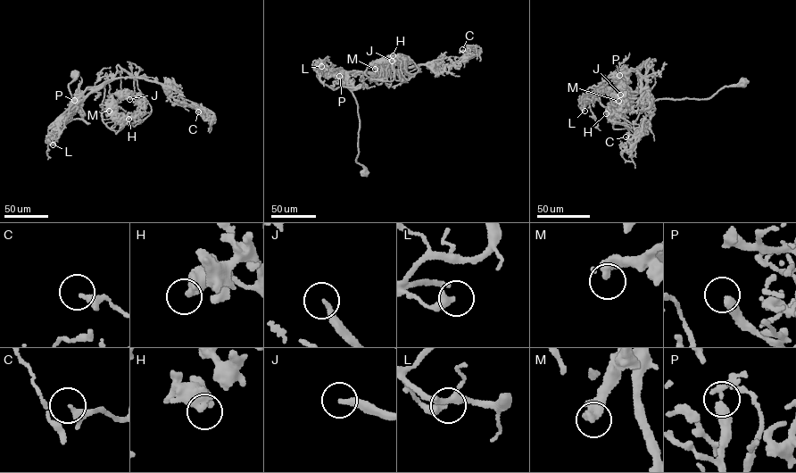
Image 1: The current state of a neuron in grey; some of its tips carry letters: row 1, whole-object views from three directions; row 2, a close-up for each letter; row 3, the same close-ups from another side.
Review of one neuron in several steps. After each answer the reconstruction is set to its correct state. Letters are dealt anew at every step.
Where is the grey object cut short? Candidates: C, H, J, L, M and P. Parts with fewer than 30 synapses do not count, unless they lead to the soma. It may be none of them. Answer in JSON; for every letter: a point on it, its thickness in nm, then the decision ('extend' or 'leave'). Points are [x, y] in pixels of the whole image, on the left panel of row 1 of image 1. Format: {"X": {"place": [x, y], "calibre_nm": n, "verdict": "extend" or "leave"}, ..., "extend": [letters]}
{"C": {"place": [198, 112], "calibre_nm": 240, "verdict": "leave"}, "H": {"place": [128, 119], "calibre_nm": 550, "verdict": "leave"}, "J": {"place": [129, 99], "calibre_nm": 240, "verdict": "extend"}, "L": {"place": [53, 145], "calibre_nm": 360, "verdict": "leave"}, "M": {"place": [109, 111], "calibre_nm": 320, "verdict": "leave"}, "P": {"place": [74, 100], "calibre_nm": 400, "verdict": "extend"}, "extend": ["J", "P"]}

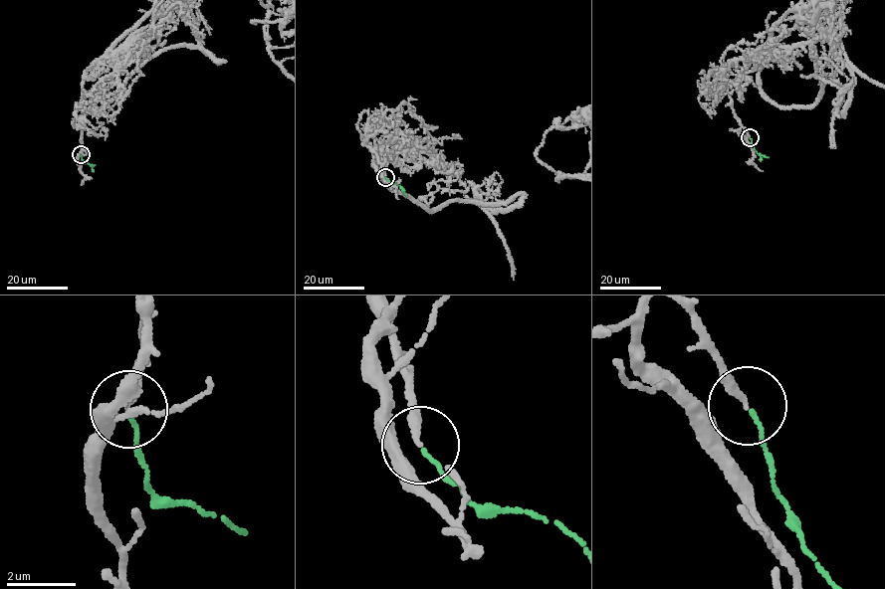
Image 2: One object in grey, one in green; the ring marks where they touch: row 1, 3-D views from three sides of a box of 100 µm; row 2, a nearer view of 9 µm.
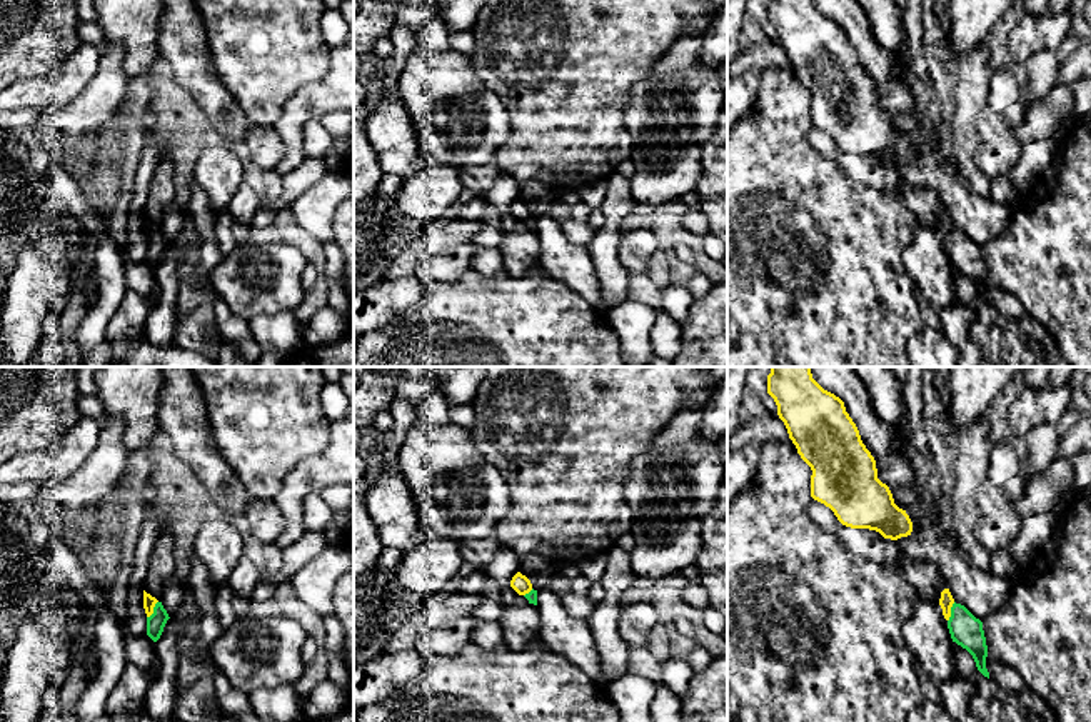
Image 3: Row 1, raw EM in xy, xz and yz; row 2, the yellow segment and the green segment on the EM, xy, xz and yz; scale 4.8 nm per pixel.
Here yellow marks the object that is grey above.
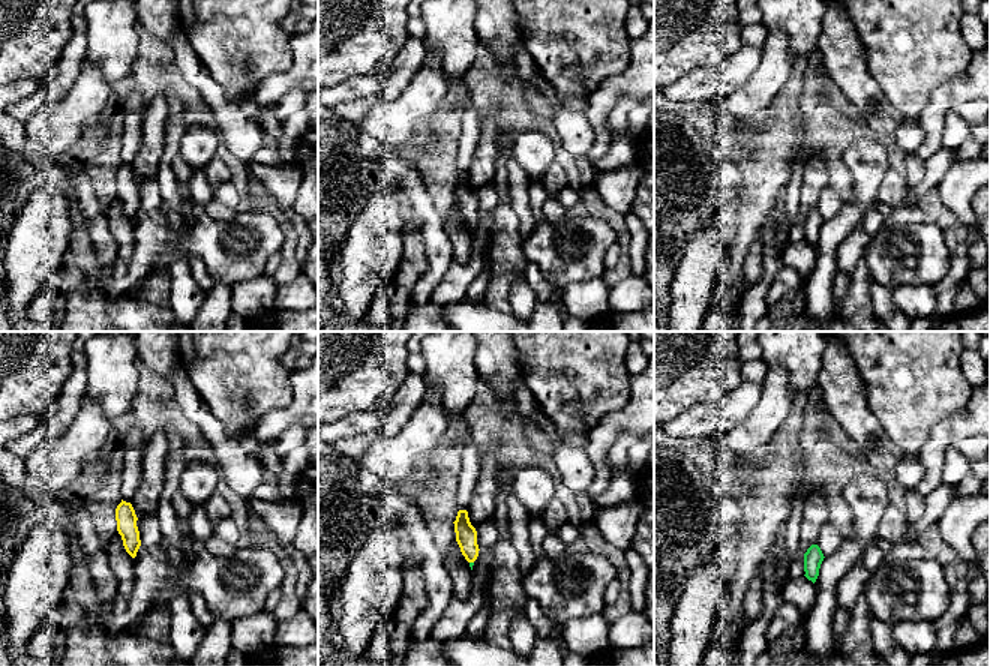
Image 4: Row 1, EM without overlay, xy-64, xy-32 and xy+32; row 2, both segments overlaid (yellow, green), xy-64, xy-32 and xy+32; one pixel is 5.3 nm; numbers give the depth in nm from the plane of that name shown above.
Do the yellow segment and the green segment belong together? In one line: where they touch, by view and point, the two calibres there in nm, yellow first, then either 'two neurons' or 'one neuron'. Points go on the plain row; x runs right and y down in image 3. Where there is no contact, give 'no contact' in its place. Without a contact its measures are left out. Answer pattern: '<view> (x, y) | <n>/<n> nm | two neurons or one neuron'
yz (950, 239) | 70/160 nm | one neuron

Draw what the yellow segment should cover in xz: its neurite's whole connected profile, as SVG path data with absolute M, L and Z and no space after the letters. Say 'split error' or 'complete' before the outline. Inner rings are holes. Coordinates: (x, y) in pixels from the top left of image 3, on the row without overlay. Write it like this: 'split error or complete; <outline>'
split error; M517 198L512 207L510 207L510 213L519 220L524 222L529 230L537 232L537 217L532 215L530 207L522 202L520 198Z

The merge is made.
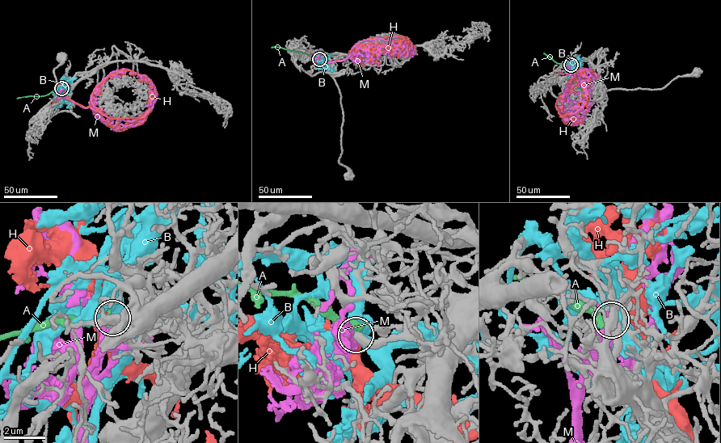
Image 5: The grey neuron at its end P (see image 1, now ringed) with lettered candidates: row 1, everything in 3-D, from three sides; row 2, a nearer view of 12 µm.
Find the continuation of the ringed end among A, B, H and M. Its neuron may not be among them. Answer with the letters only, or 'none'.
none

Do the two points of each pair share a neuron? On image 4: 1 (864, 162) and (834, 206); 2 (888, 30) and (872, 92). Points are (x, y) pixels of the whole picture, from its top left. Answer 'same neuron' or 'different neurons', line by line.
1: different neurons
2: different neurons

